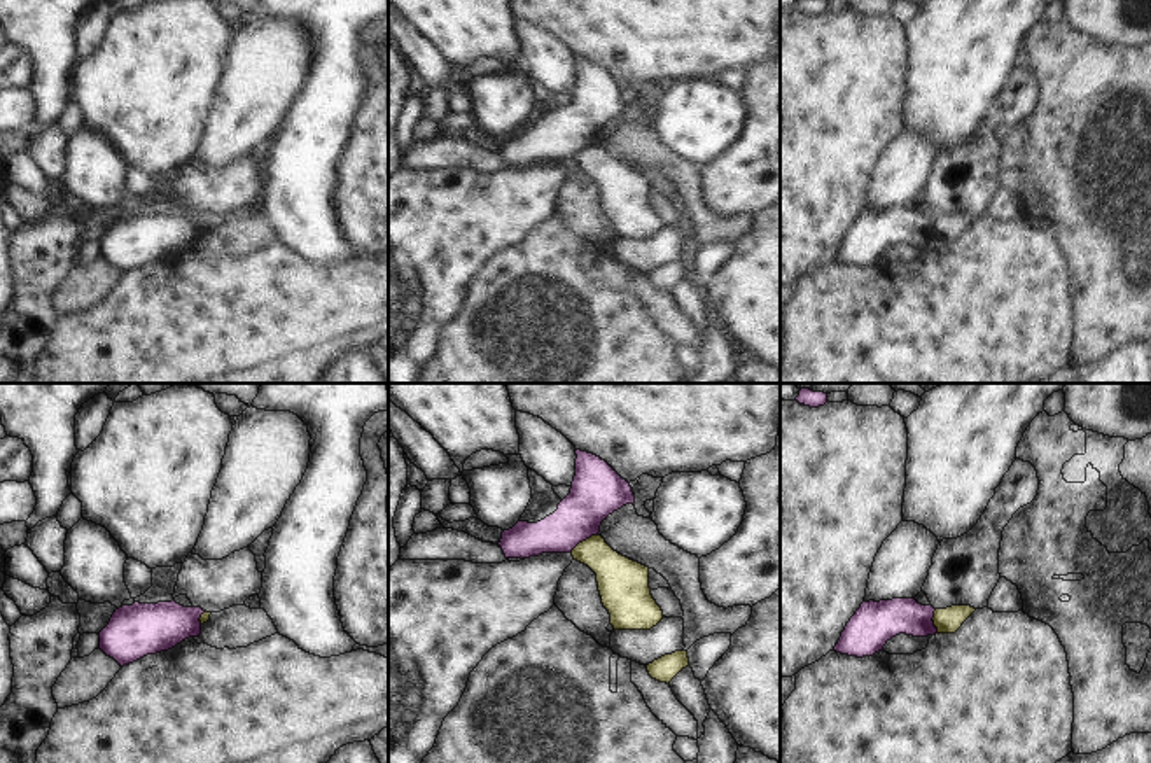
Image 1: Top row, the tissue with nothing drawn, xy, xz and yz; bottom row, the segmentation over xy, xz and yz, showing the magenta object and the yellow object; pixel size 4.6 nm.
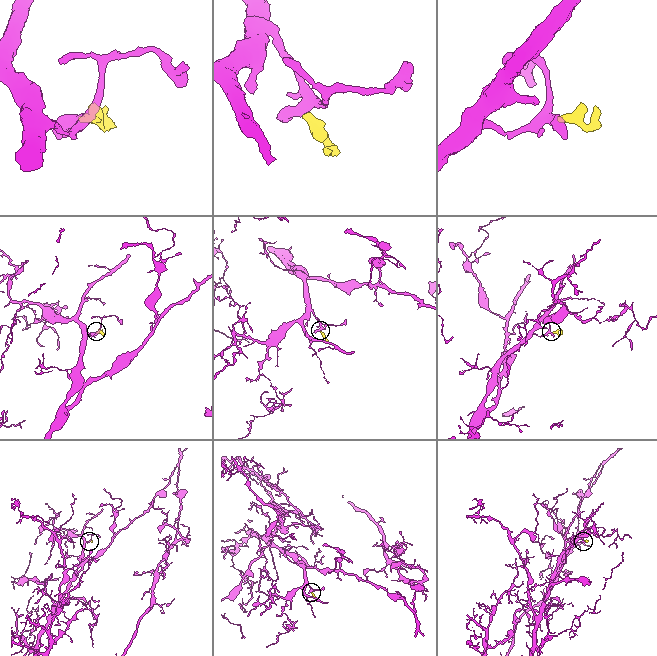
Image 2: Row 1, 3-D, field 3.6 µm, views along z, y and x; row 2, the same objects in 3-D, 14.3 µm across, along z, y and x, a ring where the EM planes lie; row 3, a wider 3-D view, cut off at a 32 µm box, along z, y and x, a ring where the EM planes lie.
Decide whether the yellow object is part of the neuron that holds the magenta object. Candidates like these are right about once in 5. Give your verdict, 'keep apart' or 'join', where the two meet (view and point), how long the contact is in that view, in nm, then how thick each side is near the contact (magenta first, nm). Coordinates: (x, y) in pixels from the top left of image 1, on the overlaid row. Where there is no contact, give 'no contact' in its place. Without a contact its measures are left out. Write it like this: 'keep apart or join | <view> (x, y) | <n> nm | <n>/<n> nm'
keep apart | xz (583, 539) | 160 nm | 240/220 nm

